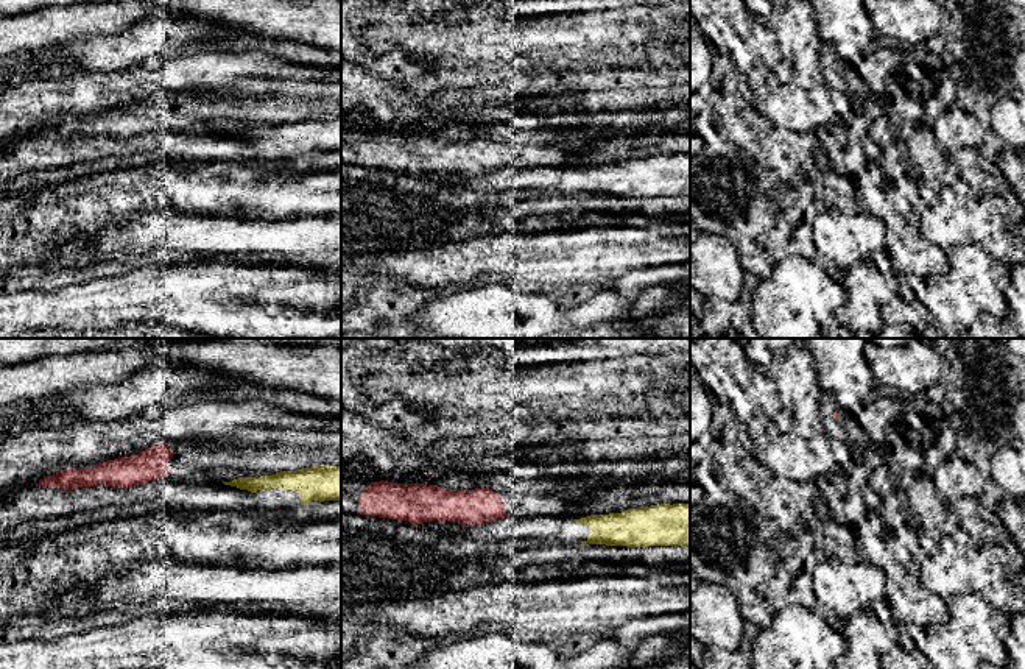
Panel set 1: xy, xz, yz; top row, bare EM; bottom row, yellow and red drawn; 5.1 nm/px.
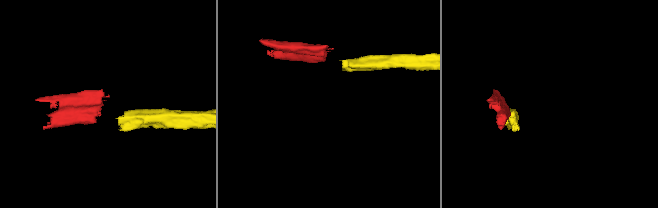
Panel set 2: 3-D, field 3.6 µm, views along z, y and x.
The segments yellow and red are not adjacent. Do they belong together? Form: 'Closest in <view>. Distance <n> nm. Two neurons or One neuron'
Closest in xy. Distance 300 nm. Two neurons

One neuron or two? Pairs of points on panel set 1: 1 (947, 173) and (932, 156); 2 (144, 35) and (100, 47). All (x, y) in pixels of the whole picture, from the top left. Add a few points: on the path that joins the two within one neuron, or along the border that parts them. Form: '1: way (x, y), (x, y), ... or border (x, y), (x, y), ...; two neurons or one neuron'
1: way (943, 169), (935, 161); one neuron
2: way (133, 46), (111, 47); one neuron

